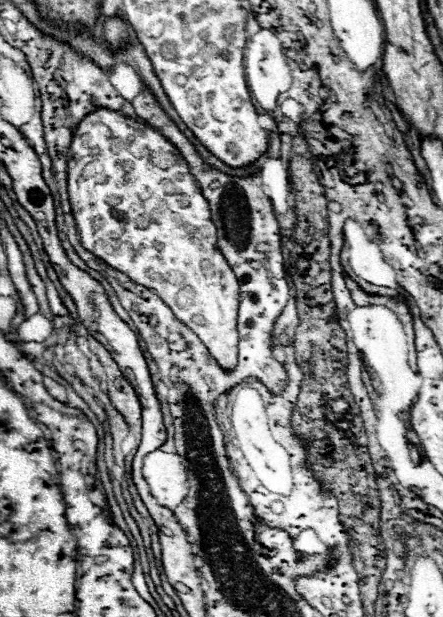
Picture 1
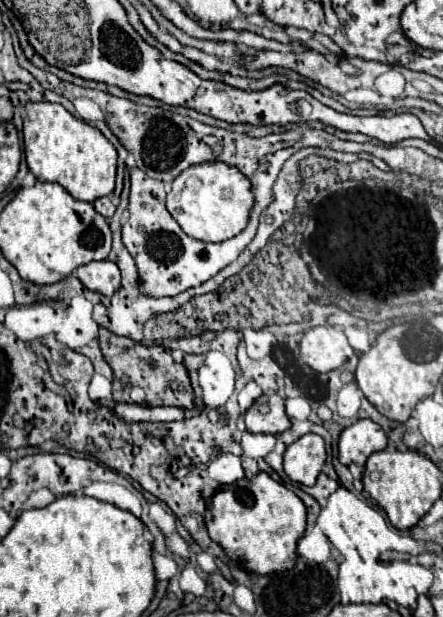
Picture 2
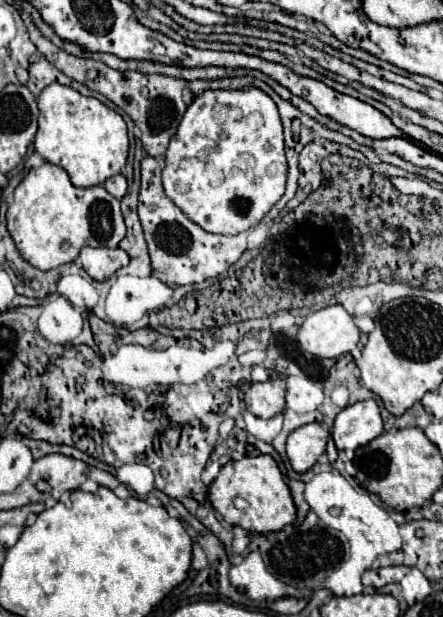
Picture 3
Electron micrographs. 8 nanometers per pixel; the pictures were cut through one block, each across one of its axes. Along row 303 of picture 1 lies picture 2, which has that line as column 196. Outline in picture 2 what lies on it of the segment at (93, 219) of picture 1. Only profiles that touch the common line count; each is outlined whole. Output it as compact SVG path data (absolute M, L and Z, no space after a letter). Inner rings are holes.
M210 160L182 170L166 196L166 208L174 220L188 236L202 242L224 242L238 236L248 224L254 202L252 180L222 160Z

